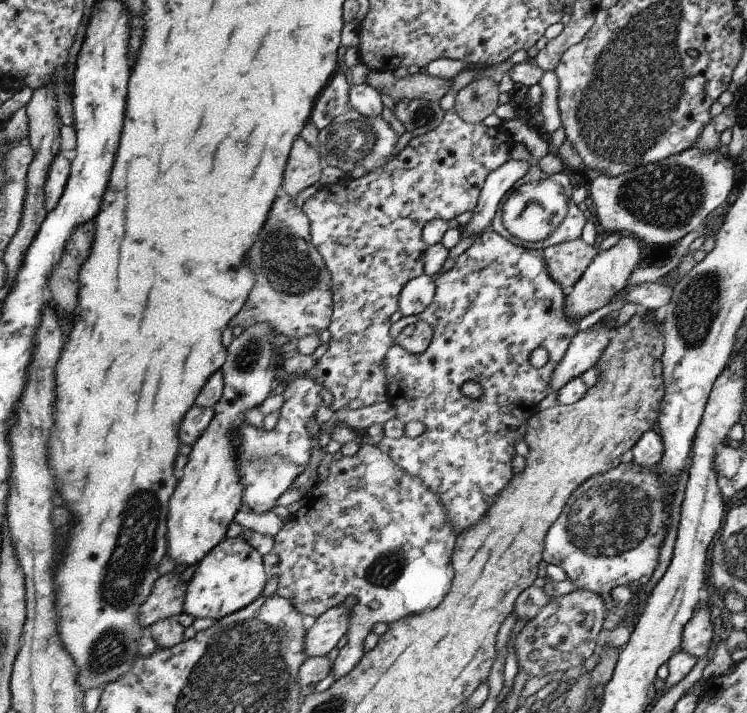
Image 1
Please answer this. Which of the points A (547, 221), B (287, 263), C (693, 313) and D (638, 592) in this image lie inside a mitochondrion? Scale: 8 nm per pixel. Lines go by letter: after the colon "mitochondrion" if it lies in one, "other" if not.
A: mitochondrion
B: mitochondrion
C: mitochondrion
D: other

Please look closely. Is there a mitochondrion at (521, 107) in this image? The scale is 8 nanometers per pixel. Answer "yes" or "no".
no

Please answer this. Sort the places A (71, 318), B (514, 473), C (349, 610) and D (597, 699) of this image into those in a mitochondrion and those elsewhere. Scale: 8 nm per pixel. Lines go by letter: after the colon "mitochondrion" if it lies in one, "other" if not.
A: other
B: other
C: other
D: other

